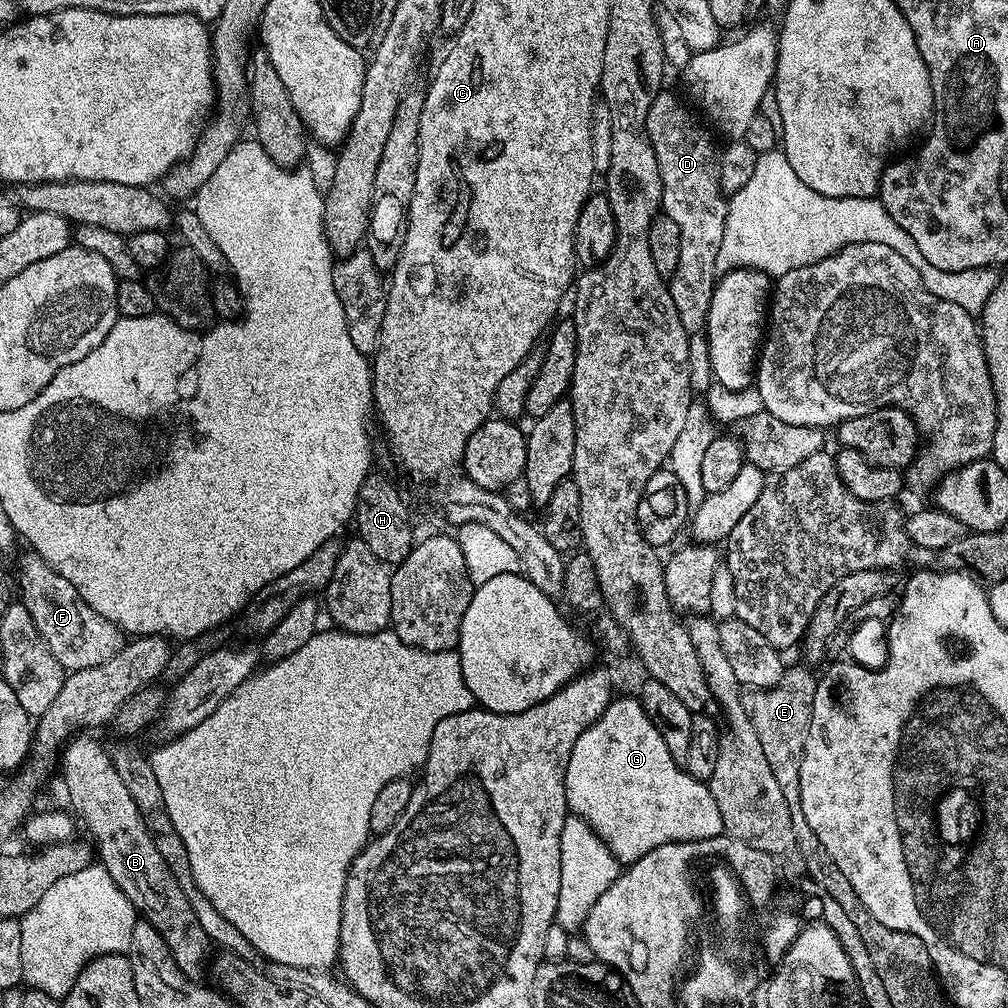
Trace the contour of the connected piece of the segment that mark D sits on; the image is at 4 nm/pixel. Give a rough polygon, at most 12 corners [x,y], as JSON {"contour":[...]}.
{"contour":[[672,92],[648,141],[682,234],[668,280],[689,334],[708,322],[728,200],[717,145]]}

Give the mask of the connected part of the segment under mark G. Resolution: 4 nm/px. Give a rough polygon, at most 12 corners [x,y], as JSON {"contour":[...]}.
{"contour":[[635,695],[566,762],[569,813],[624,866],[689,839],[698,782]]}

